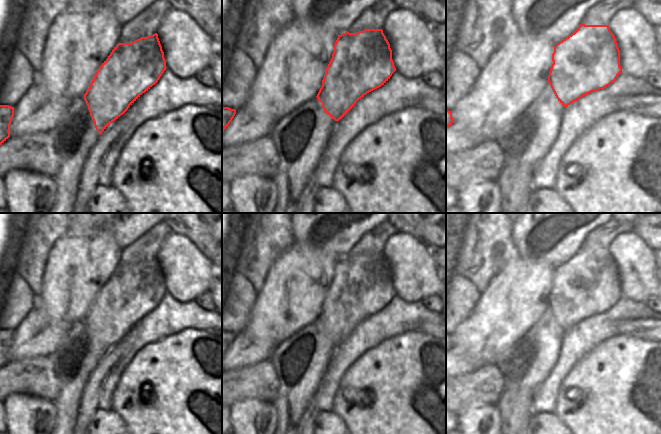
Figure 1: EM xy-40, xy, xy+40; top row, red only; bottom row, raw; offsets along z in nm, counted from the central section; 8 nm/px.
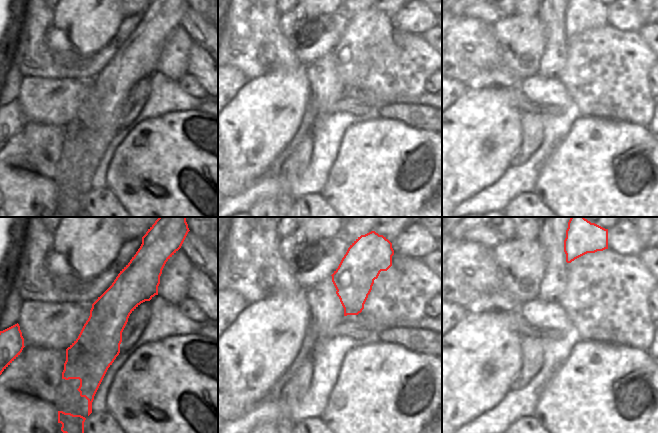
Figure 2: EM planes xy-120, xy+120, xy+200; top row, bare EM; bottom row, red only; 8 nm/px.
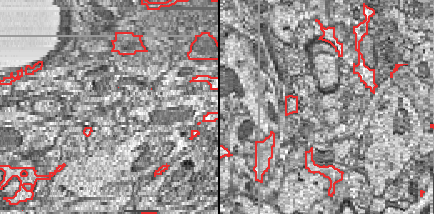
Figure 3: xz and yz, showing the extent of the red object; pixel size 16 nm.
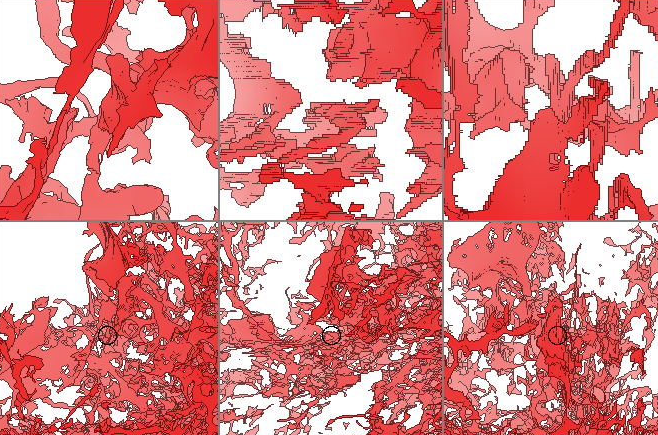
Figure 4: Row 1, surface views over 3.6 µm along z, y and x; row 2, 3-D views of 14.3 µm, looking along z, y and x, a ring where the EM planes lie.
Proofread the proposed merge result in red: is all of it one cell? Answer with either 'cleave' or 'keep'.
cleave

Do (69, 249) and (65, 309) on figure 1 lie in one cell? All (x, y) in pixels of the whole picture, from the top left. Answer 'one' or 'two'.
one

